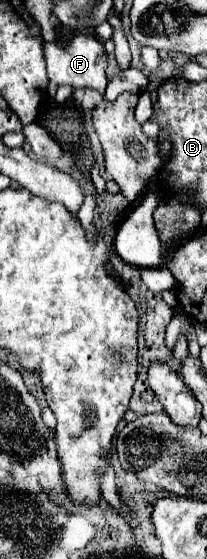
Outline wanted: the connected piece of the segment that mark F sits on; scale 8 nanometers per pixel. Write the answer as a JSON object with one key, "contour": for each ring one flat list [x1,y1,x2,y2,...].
{"contour":[[78,34,68,46,44,44,44,58,46,58,48,78,58,86,68,84,72,88,94,88,100,94,104,94,104,88,108,84,108,78,106,78,108,56,106,56,104,44,98,38,90,34]]}

